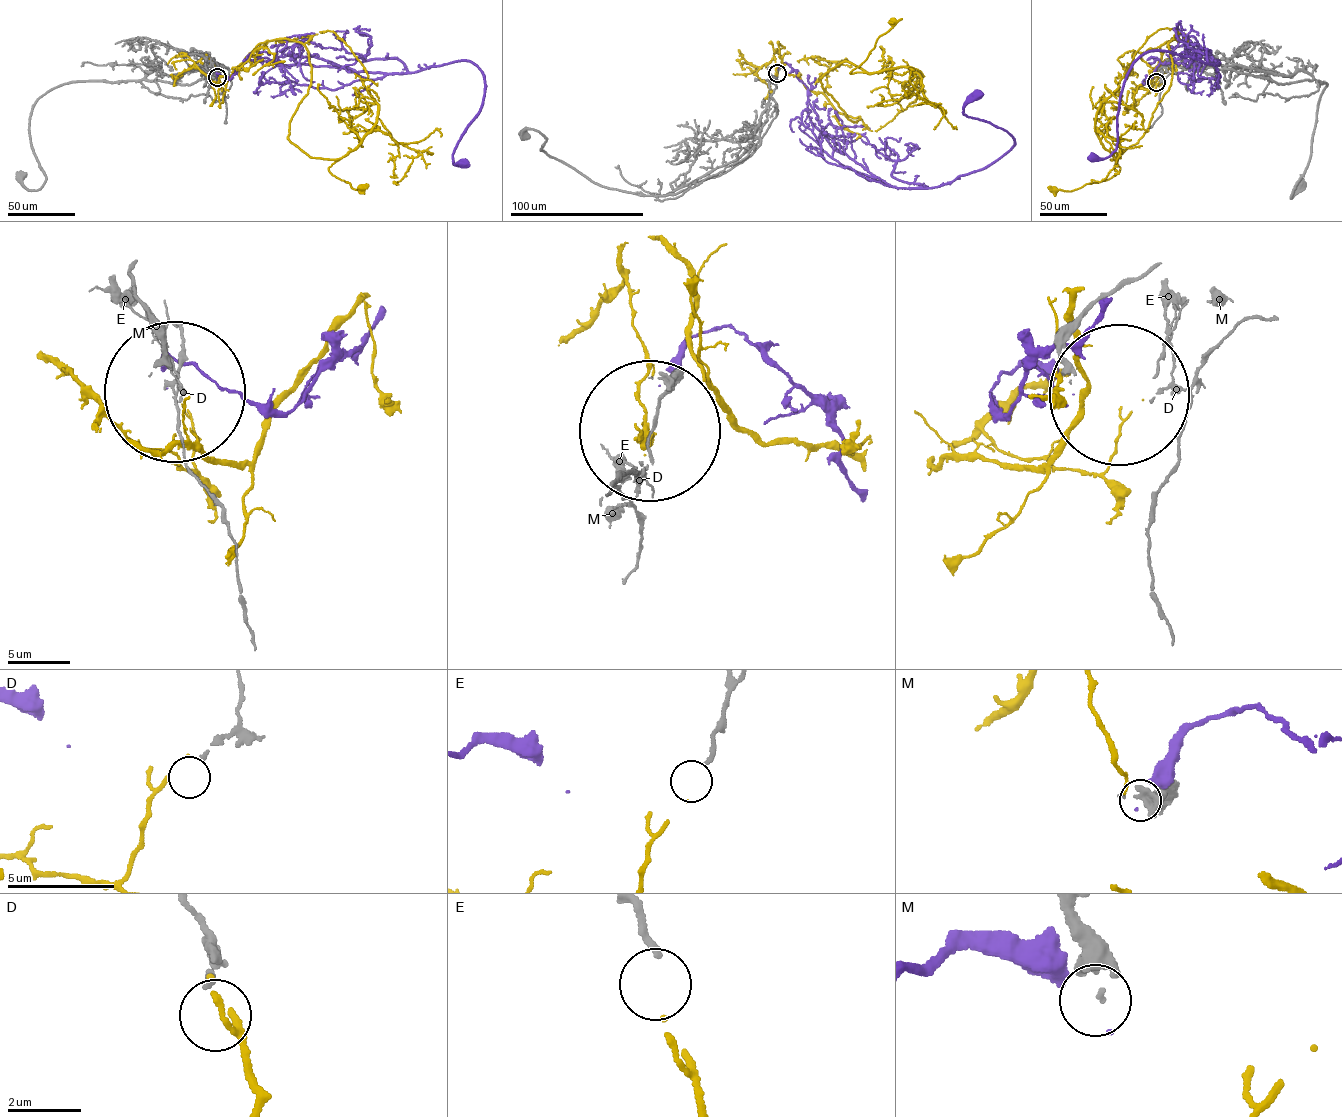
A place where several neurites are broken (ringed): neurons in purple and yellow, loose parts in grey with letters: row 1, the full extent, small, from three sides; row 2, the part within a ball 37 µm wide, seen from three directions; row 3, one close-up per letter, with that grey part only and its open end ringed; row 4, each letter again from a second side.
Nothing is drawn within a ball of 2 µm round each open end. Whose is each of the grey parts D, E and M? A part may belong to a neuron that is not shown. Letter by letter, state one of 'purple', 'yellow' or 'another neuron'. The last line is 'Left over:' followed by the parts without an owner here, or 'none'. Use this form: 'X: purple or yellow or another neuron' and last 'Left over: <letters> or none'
D: another neuron
E: yellow
M: another neuron
Left over: D, M

